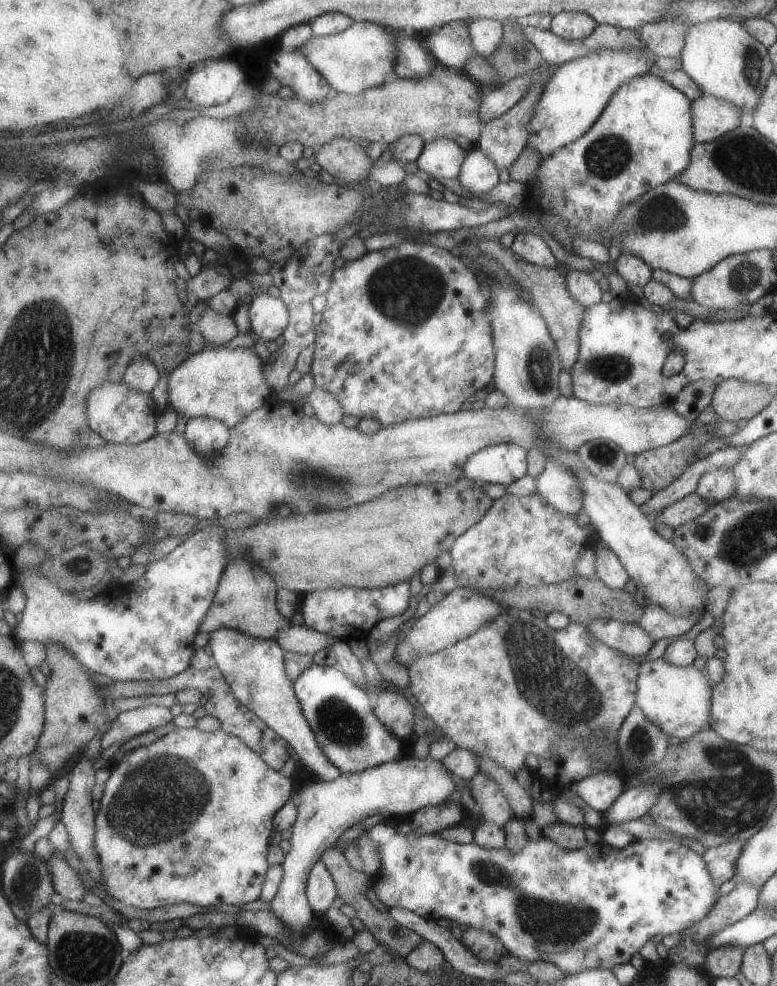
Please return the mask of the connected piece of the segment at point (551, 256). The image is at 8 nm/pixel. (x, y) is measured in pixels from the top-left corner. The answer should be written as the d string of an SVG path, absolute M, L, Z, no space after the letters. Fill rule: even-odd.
M518 233L512 247L522 260L533 265L546 267L547 269L562 266L558 256L554 254L552 246L538 233Z

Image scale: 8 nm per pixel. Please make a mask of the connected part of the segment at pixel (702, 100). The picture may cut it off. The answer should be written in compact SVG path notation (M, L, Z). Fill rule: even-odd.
M702 95L692 101L694 140L709 143L740 125L741 109L724 99Z

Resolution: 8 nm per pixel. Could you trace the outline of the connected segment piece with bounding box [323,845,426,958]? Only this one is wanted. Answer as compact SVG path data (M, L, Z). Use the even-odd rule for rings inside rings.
M332 845L323 856L324 862L330 867L330 870L334 873L339 886L339 892L342 895L346 903L355 906L358 909L359 916L364 919L367 929L378 940L380 944L388 945L390 948L398 952L400 956L408 958L409 954L419 947L420 943L426 941L423 936L420 936L415 930L404 927L395 918L394 915L387 908L383 907L375 898L374 877L364 873L364 871L358 871L350 860L346 858L344 849L340 846Z

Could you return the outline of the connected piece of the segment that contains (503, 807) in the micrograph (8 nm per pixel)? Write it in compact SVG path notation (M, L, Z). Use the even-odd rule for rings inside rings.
M481 770L473 778L472 784L472 795L478 802L484 820L505 827L517 818L507 792L490 773Z

